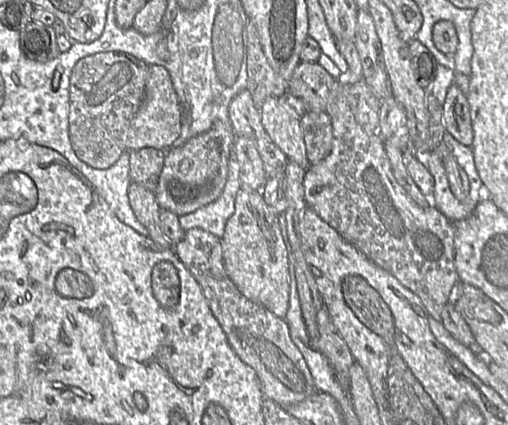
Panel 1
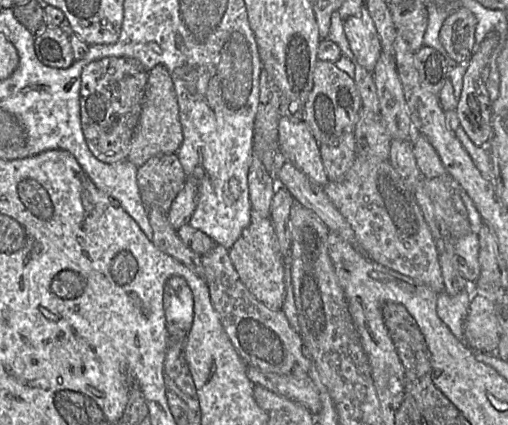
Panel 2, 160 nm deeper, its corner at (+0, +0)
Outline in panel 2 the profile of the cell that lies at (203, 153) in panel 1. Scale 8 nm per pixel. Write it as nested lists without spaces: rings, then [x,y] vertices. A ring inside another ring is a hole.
[[[186,177],[183,188],[167,212],[168,220],[176,231],[189,224],[198,203],[198,180],[195,177]]]

